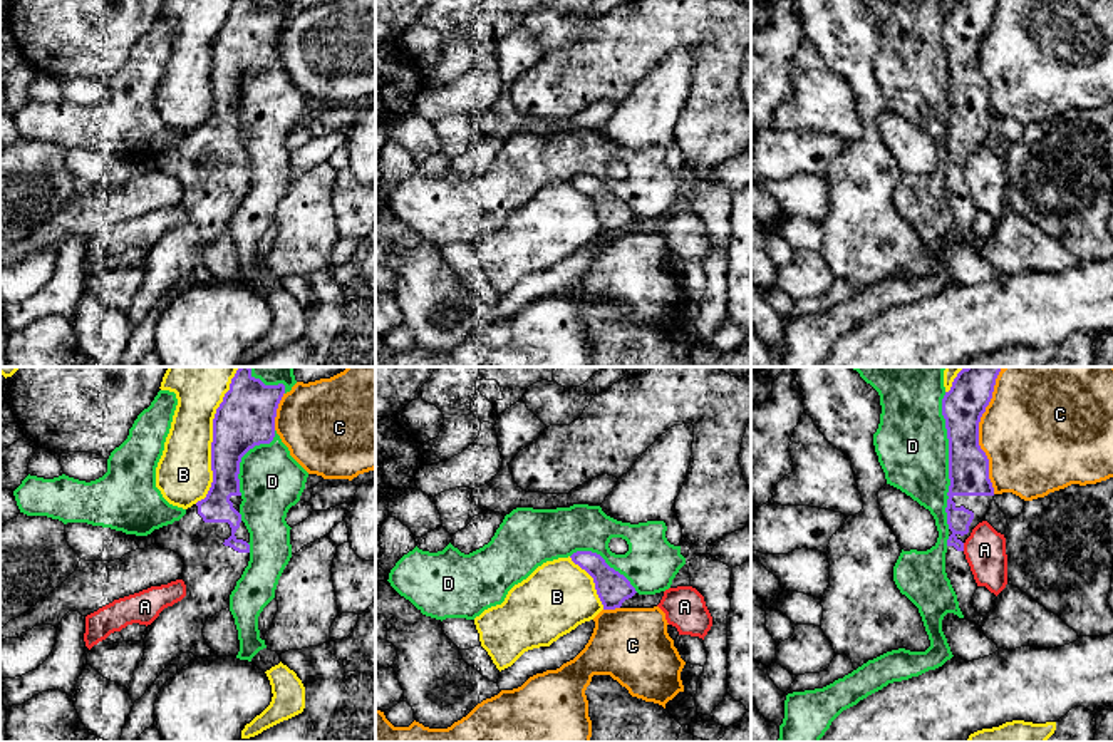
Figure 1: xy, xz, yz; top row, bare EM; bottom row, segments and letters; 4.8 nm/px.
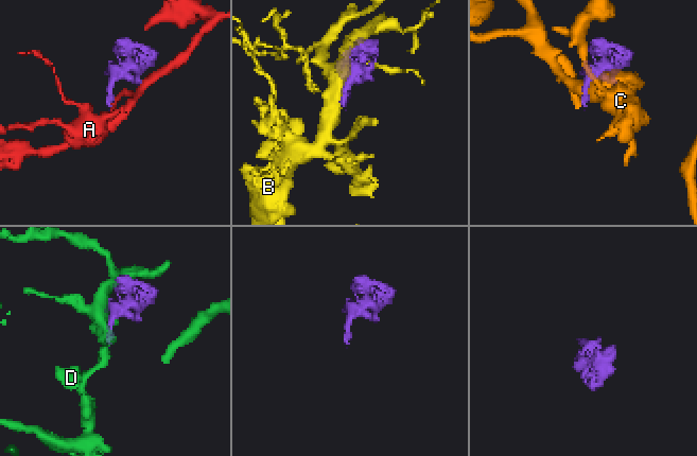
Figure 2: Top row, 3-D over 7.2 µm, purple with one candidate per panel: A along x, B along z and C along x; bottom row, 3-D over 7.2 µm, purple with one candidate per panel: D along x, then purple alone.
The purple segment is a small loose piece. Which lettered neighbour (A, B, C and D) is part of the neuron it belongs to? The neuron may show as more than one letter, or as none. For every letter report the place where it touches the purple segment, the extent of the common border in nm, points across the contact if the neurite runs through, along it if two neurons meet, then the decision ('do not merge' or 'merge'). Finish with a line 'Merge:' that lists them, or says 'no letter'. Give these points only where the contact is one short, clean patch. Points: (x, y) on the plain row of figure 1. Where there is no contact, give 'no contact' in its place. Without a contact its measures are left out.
A: contact yz (962, 171); length 40 nm; border yz (962, 168), (964, 175); do not merge
B: contact xy (213, 66); length 650 nm; do not merge
C: contact yz (978, 59); length 550 nm; do not merge
D: contact yz (949, 86); length 650 nm; do not merge
Merge: no letter

